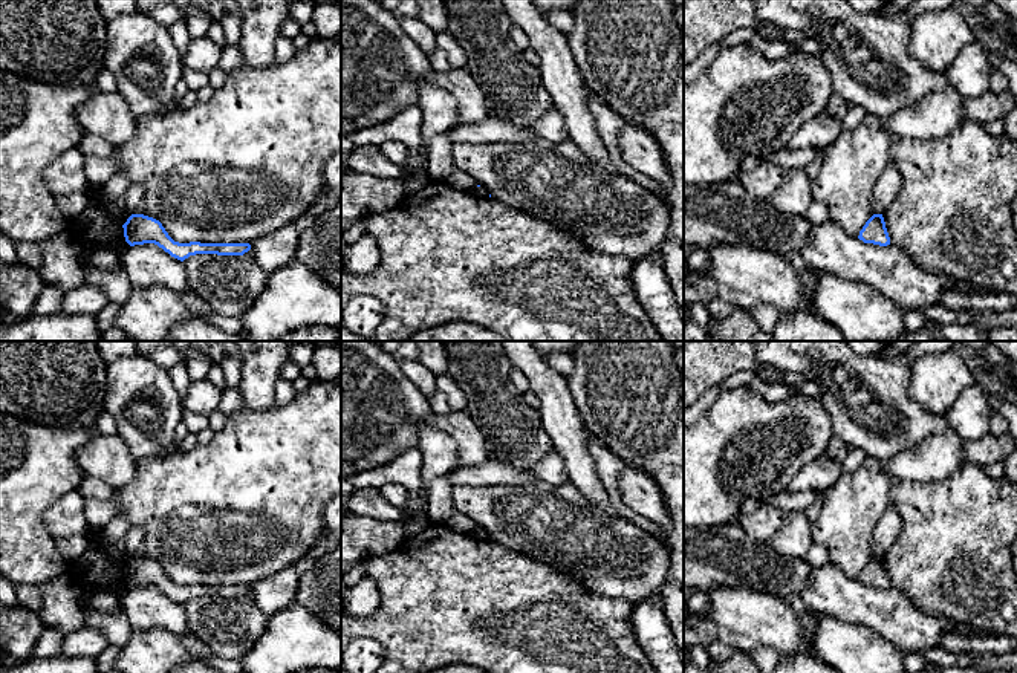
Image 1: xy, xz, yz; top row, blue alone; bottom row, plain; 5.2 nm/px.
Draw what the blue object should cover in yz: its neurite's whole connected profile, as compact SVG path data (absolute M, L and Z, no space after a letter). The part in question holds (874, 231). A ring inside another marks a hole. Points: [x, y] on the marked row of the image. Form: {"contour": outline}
{"contour": "M873 214L859 231L858 239L864 243L873 243L879 246L890 245L890 237L882 214Z"}

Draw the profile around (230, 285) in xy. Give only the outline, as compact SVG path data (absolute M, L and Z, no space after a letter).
M252 249L243 255L196 254L184 262L190 288L200 295L210 307L225 317L242 317L263 292L268 272L257 263Z

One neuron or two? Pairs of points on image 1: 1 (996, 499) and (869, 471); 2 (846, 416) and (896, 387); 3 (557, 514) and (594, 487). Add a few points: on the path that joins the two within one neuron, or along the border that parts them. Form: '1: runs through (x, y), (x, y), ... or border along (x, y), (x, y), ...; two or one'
1: border along (892, 479), (889, 502); two
2: runs through (858, 407), (878, 387), (884, 387); one
3: border along (569, 479), (589, 499), (612, 514); two

